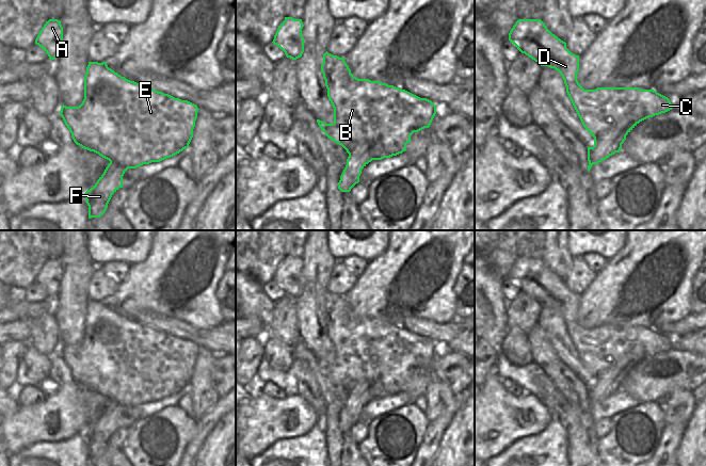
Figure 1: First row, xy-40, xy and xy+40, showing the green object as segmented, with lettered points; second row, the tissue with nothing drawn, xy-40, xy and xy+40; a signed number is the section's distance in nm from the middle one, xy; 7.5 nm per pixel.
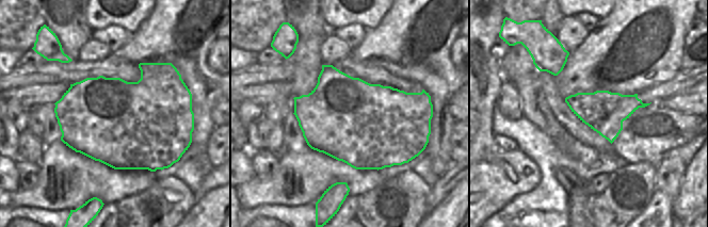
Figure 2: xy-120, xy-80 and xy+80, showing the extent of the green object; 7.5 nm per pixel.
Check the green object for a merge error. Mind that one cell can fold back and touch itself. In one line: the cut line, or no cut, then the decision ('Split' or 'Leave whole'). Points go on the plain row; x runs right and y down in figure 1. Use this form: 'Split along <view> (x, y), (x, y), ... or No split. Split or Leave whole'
Split along xy (349, 392), (352, 388), (370, 388), (372, 398). Split

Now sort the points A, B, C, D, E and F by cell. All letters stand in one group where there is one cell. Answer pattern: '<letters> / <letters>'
A B C D E / F

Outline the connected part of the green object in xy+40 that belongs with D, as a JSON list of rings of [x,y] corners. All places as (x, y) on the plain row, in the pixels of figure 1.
[[[518,258],[509,272],[509,279],[522,291],[537,301],[541,305],[555,307],[563,317],[566,332],[585,369],[594,376],[594,385],[588,388],[614,388],[620,391],[626,374],[642,359],[665,352],[673,348],[670,338],[654,328],[639,326],[597,326],[584,328],[577,319],[579,294],[566,287],[566,282],[552,273],[541,258]]]

